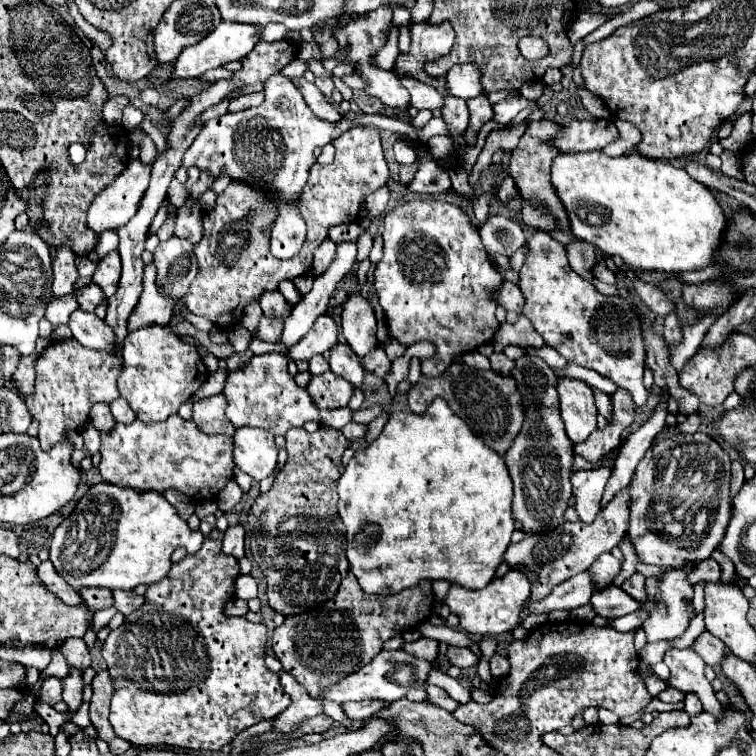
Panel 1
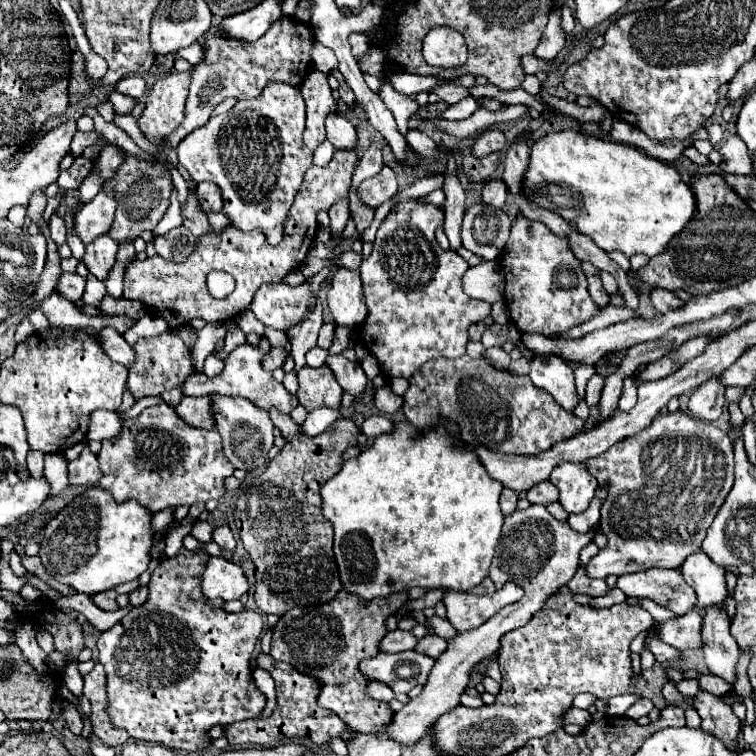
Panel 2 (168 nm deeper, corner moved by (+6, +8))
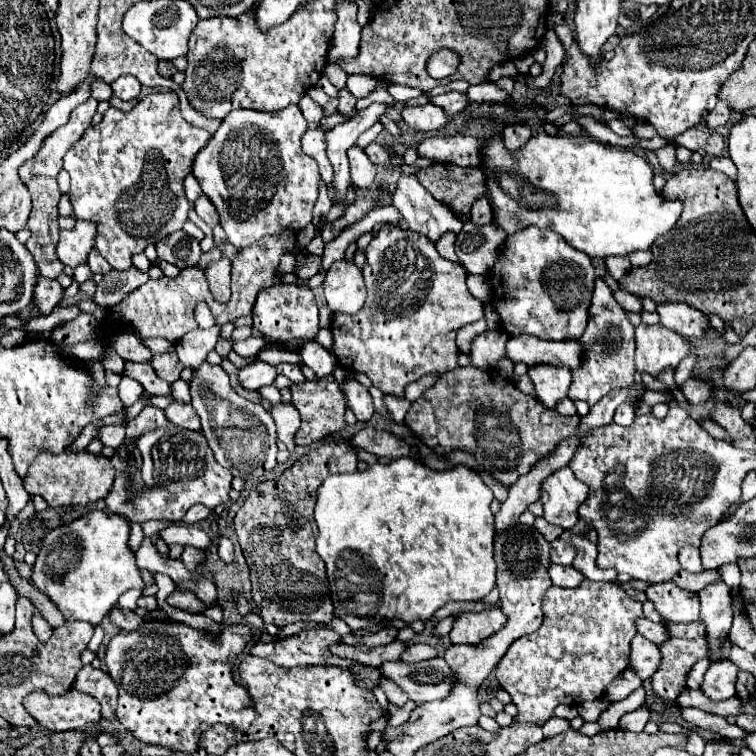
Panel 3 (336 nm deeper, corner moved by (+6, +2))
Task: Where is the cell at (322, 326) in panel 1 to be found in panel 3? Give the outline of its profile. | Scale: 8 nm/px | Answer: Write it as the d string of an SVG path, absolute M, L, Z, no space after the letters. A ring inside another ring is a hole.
M253 362L245 368L239 370L239 384L245 388L245 390L259 390L263 386L269 386L273 384L277 372L275 372L275 366L271 364L265 364L265 362Z

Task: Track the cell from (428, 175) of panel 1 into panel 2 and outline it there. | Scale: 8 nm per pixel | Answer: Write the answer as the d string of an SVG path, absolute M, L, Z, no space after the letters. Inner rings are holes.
M385 80L383 86L379 88L379 96L381 96L381 100L387 104L387 108L393 112L399 132L401 132L403 136L407 136L407 132L409 132L407 120L419 110L419 104L417 104L411 96L405 96L405 94L397 92L397 90L391 86L389 80Z

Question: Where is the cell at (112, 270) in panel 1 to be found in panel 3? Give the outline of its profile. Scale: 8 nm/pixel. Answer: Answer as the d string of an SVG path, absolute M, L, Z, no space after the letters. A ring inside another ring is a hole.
M95 248L89 252L87 264L89 264L89 268L91 268L93 274L107 274L107 272L111 270L111 268L109 268L109 262L107 262Z

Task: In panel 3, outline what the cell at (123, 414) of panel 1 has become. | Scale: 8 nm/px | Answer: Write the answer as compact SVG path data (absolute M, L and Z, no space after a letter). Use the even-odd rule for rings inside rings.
M123 376L121 378L121 384L119 384L119 398L121 398L121 402L125 404L125 406L131 406L133 402L137 402L141 396L143 396L143 386L139 384L139 382L135 382L135 380L131 380L131 378L127 378L127 376Z

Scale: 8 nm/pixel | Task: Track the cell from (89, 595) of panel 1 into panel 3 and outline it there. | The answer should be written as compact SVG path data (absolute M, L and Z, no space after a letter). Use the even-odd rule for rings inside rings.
M113 608L113 612L109 614L109 620L113 622L113 624L117 624L121 630L125 630L125 632L133 632L133 630L139 630L141 626L143 626L143 622L145 622L145 618L143 616L139 616L139 614L135 614L135 612L131 612L131 610L119 610L119 608Z

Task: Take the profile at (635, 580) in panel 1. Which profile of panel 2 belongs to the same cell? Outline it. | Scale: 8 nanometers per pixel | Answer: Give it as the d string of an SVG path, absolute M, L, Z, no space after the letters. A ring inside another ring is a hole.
M653 568L643 570L641 574L625 574L617 580L617 588L621 588L629 598L651 598L679 616L691 610L697 600L693 588L685 582L679 570Z

